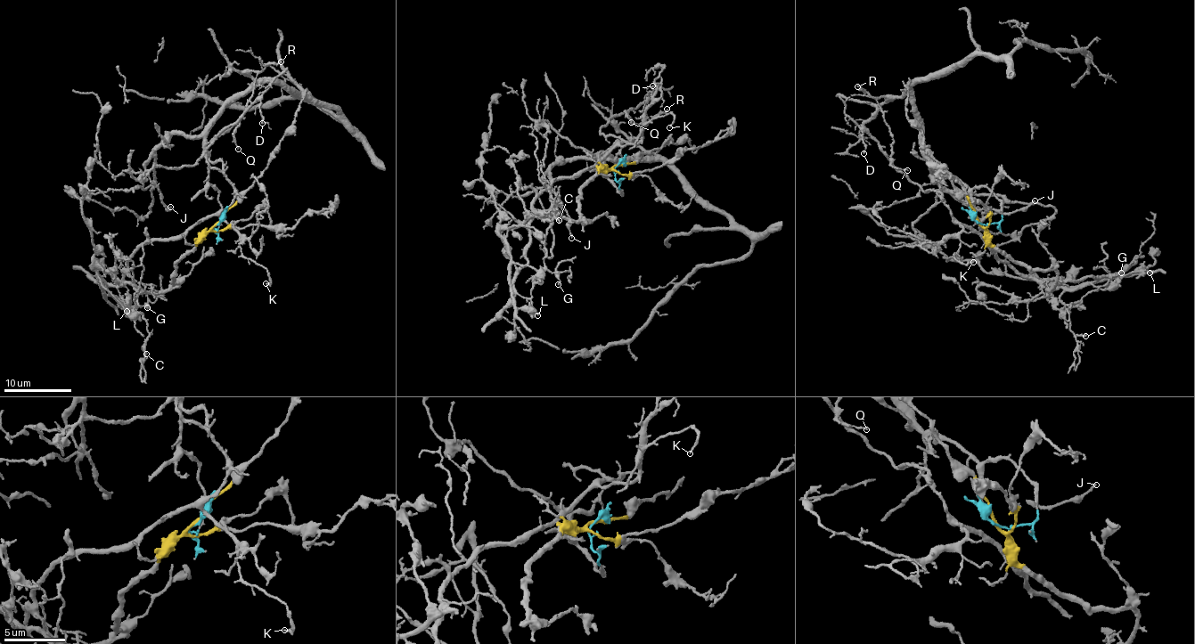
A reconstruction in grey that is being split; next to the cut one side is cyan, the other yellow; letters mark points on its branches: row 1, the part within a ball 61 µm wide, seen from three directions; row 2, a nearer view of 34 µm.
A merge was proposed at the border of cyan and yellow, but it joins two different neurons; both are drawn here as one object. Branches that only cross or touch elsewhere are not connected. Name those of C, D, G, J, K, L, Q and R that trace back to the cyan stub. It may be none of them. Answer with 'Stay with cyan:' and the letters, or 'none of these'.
Stay with cyan: J, Q, R

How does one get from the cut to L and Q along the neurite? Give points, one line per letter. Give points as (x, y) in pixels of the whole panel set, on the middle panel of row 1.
L: (617, 166), (582, 187), (579, 218), (531, 219), (527, 263), (513, 289), (530, 301), (537, 316)
Q: (617, 166), (621, 194), (599, 158), (645, 156), (638, 144), (644, 125), (626, 113), (631, 123)

